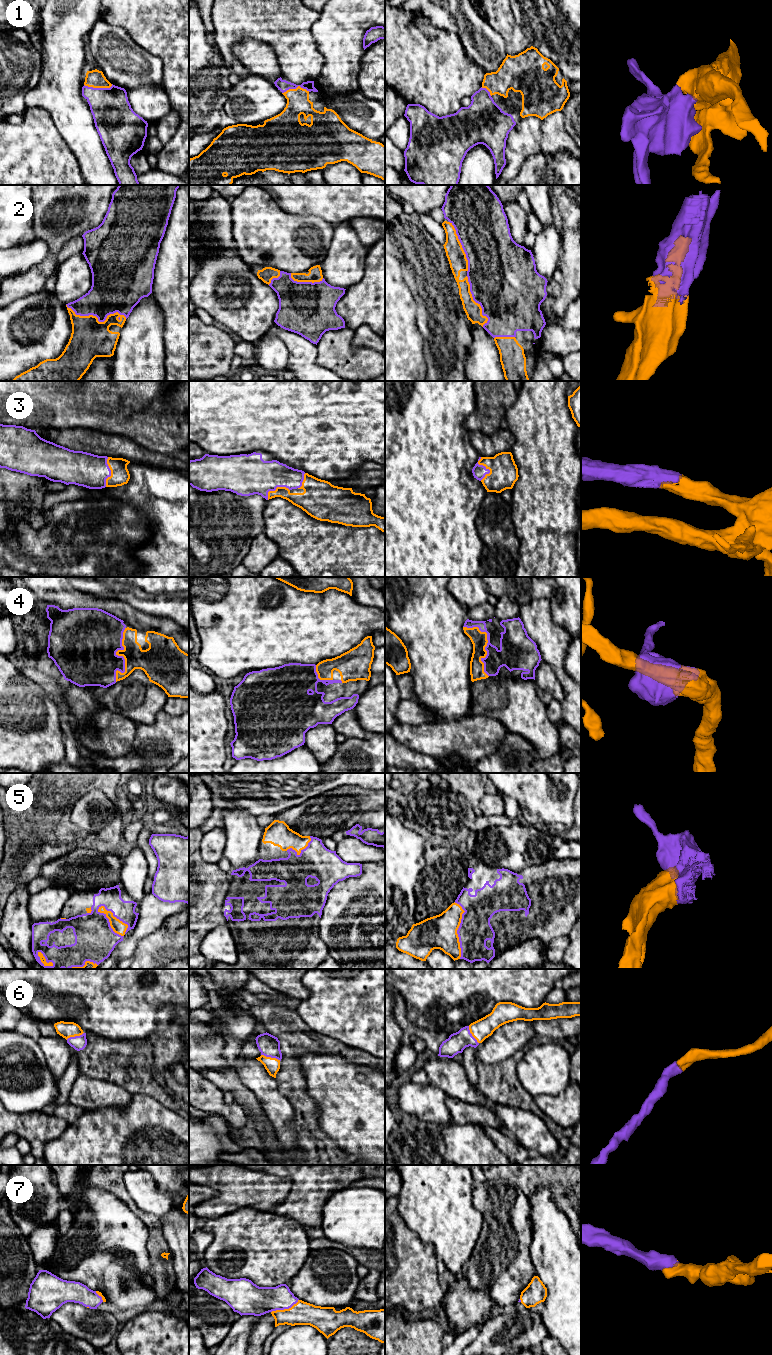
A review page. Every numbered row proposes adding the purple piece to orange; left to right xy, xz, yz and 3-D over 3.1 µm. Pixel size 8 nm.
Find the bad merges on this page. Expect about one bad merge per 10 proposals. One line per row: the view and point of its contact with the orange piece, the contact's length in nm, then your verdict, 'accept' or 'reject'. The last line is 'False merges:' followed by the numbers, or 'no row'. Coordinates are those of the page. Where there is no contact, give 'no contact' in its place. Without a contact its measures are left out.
1: xy (98, 87) | 240 nm | accept
2: xy (97, 318) | 500 nm | accept
3: yz (486, 467) | 190 nm | accept
4: xy (121, 655) | 440 nm | accept
5: xy (109, 921) | 320 nm | accept
6: xz (270, 1057) | 170 nm | accept
7: xz (285, 1309) | 240 nm | accept
False merges: no row

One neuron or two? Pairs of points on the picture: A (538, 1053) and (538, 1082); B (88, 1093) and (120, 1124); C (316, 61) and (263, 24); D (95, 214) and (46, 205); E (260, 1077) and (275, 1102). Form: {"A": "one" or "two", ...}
{"A": "one", "B": "two", "C": "one", "D": "one", "E": "one"}

